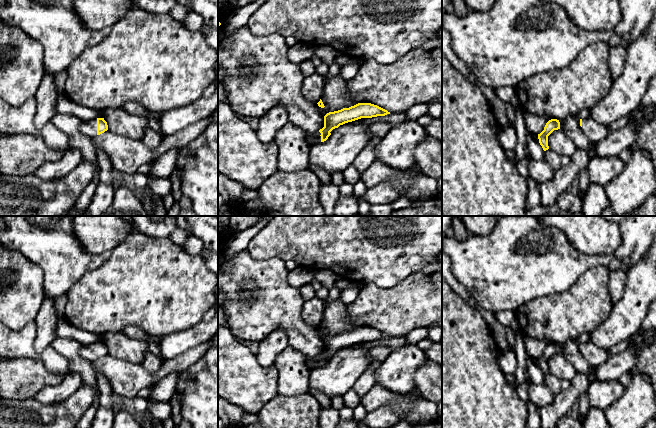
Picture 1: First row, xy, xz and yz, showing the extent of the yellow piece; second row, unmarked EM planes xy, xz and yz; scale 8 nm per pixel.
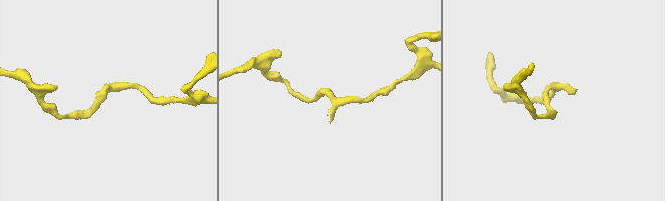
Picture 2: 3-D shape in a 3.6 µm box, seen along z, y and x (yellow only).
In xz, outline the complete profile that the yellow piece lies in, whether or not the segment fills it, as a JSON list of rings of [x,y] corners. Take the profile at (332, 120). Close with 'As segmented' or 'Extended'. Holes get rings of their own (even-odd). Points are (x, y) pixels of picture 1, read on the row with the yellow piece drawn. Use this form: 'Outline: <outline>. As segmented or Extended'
Outline: [[[358,103],[358,104],[354,105],[354,106],[349,107],[349,108],[343,108],[343,109],[338,110],[338,111],[329,112],[329,113],[327,113],[327,114],[324,116],[324,127],[323,127],[322,129],[320,129],[318,132],[315,133],[315,134],[317,135],[317,138],[316,138],[316,140],[315,140],[315,143],[314,143],[314,144],[309,144],[309,143],[308,143],[308,145],[309,145],[309,147],[311,148],[311,147],[312,147],[313,145],[315,145],[315,144],[319,144],[319,143],[321,143],[321,142],[326,141],[326,140],[328,139],[328,137],[331,135],[330,132],[331,132],[333,129],[338,128],[340,125],[343,125],[343,124],[345,124],[345,123],[352,122],[352,121],[355,121],[355,120],[358,120],[358,119],[361,119],[361,118],[372,118],[372,117],[377,117],[377,116],[385,116],[385,115],[387,115],[387,114],[390,114],[390,112],[388,112],[387,110],[385,110],[385,109],[383,109],[383,108],[377,106],[377,105],[371,104],[371,103]]]. Extended

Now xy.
Outline: [[[97,118],[89,121],[82,121],[80,126],[81,132],[91,140],[108,130],[107,122],[104,118]]]. Extended

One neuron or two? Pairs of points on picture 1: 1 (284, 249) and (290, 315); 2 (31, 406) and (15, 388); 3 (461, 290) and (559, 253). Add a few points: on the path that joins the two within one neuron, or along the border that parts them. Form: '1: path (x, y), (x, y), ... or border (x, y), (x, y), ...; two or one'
1: border (261, 260), (280, 257), (285, 261); two
2: border (10, 398), (32, 399); two
3: border (452, 271), (453, 275), (479, 304); two

